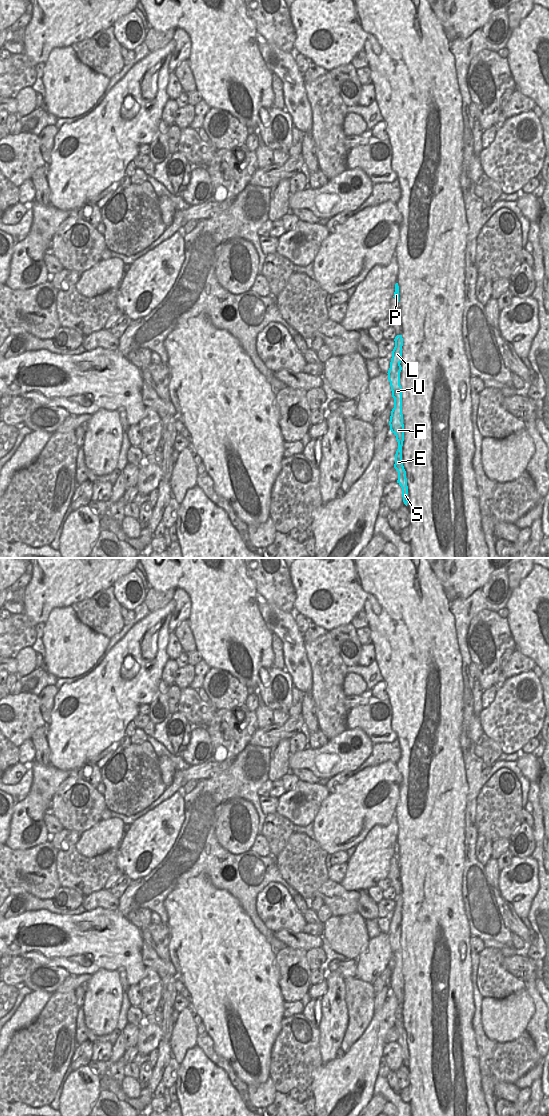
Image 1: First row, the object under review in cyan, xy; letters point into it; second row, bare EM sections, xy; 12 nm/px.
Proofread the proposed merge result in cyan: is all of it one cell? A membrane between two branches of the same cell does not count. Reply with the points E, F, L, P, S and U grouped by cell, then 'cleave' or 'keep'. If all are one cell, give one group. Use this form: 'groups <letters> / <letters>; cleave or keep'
groups E F L P S U; keep

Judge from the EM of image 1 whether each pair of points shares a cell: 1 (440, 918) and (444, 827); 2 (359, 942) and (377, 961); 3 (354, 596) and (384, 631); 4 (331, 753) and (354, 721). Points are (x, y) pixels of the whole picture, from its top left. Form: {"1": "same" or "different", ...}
{"1": "same", "2": "different", "3": "different", "4": "different"}

